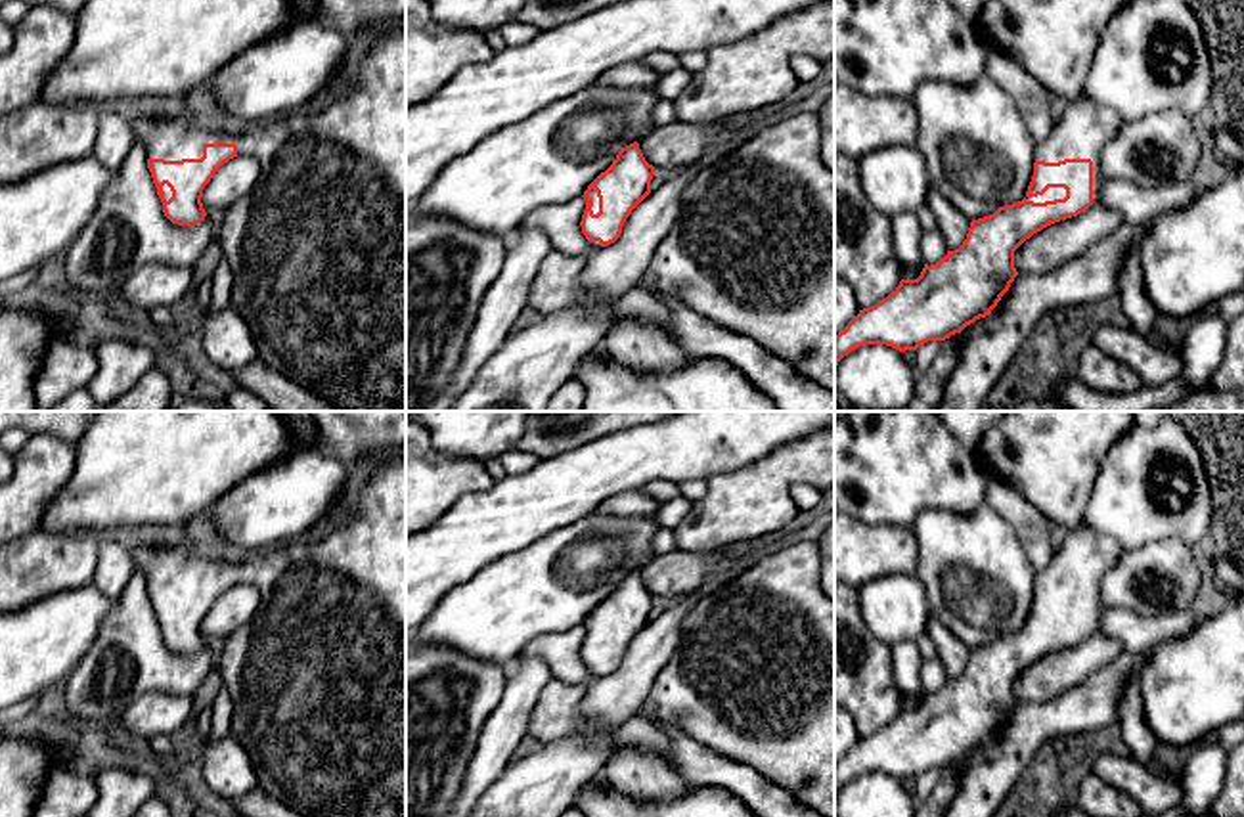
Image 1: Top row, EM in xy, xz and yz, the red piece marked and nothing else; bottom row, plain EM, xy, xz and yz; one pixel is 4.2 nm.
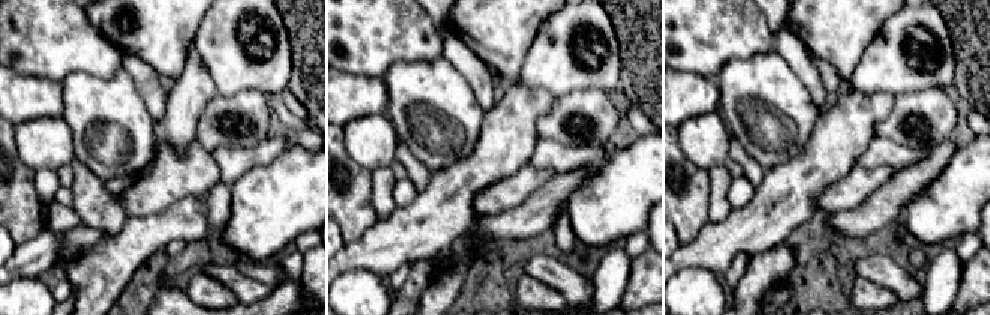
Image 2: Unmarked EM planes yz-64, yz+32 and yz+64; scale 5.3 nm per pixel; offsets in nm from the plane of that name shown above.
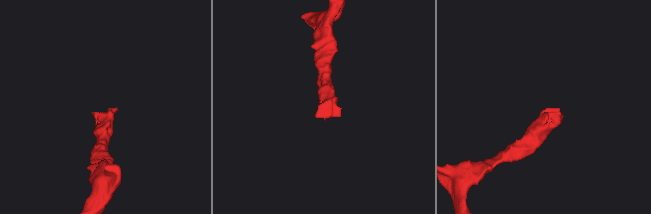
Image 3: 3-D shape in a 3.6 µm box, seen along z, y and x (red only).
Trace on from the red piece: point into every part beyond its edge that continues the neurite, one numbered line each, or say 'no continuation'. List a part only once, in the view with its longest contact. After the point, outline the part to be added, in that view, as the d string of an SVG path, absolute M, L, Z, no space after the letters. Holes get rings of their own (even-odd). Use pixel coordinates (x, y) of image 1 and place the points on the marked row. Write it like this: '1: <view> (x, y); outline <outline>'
1: xy (318, 245); outline M406 23L375 33L373 44L360 63L356 84L320 113L299 109L247 130L199 122L188 115L138 117L130 122L136 144L145 147L147 159L201 159L205 144L235 144L237 155L253 155L258 161L260 176L255 188L228 207L218 235L233 274L230 306L249 323L258 360L346 411L406 411Z

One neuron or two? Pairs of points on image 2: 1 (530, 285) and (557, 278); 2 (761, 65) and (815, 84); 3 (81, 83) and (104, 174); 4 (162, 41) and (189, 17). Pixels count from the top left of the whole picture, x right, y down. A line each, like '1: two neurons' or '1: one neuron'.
1: two neurons
2: two neurons
3: one neuron
4: one neuron

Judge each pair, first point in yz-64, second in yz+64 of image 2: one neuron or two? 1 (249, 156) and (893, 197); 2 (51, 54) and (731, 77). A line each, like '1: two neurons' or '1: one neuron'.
1: two neurons
2: two neurons

